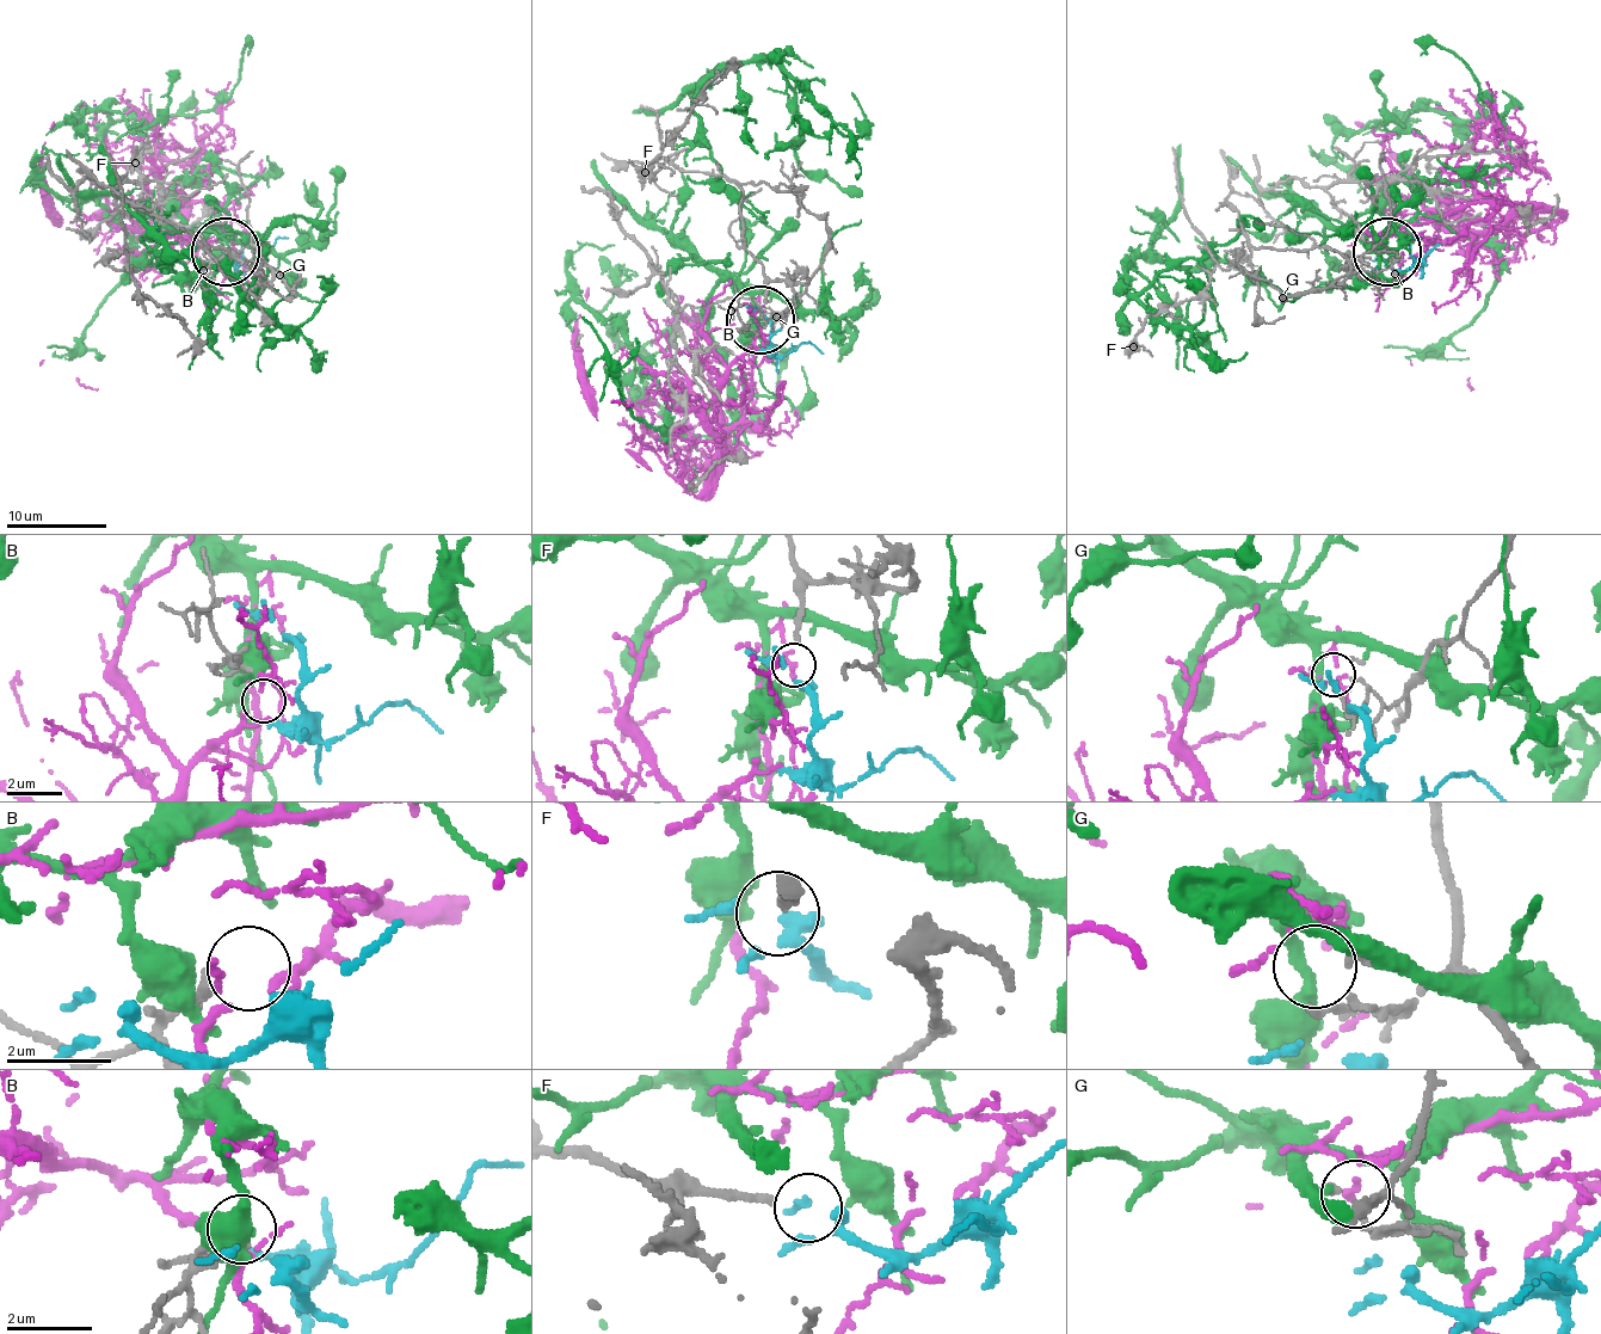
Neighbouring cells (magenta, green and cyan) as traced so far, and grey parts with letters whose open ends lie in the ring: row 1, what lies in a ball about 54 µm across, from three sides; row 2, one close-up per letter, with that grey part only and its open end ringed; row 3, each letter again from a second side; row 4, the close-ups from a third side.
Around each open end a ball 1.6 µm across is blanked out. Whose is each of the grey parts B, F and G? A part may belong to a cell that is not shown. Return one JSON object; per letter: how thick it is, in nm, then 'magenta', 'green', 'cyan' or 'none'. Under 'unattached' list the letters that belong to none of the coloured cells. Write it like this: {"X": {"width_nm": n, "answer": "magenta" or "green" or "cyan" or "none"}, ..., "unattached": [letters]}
{"B": {"width_nm": 160, "answer": "none"}, "F": {"width_nm": 160, "answer": "cyan"}, "G": {"width_nm": 100, "answer": "magenta"}, "unattached": ["B"]}

